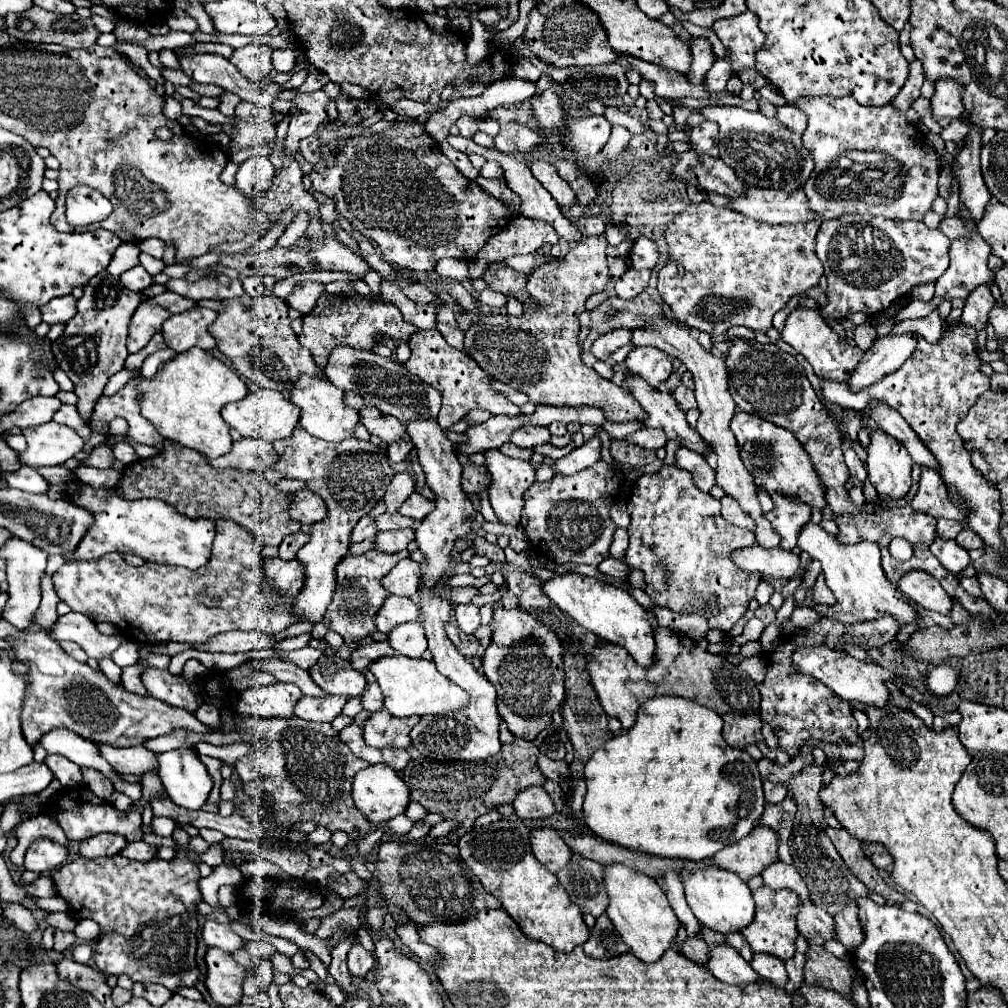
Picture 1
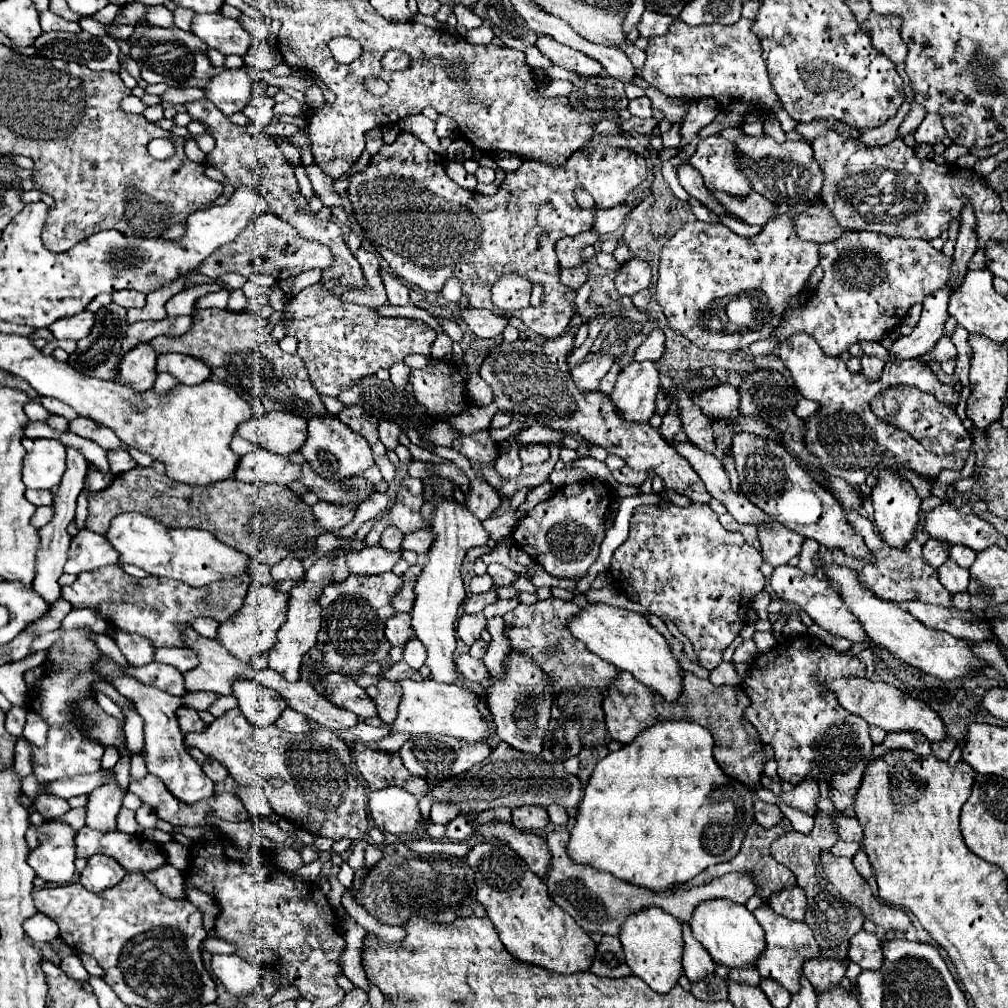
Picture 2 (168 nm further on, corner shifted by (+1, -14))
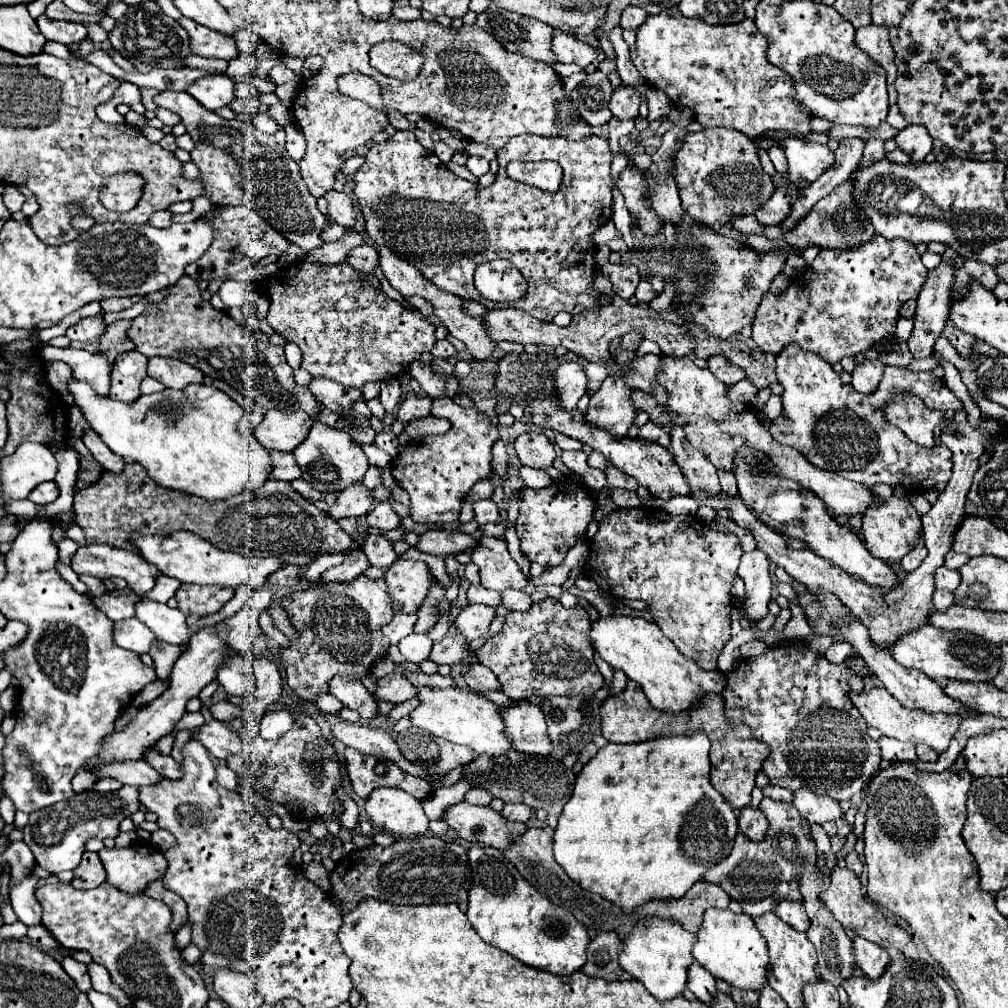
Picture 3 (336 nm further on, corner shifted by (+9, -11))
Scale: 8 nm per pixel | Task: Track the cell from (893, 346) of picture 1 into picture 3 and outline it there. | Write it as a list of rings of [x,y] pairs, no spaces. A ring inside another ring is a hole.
[[[944,260],[940,262],[938,268],[928,272],[928,278],[918,294],[918,306],[916,306],[916,314],[914,314],[914,328],[912,334],[908,338],[908,348],[914,356],[918,358],[926,358],[932,354],[932,346],[936,342],[936,338],[942,334],[946,320],[948,320],[948,312],[952,308],[952,286],[954,286],[954,268],[956,264],[946,264]]]

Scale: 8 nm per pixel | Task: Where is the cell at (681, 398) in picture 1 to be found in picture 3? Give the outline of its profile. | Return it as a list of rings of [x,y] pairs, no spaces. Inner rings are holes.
[[[648,420],[648,422],[640,428],[638,436],[642,436],[644,440],[650,440],[650,442],[656,442],[656,444],[660,444],[660,446],[664,446],[664,448],[670,448],[670,434],[666,432],[666,428],[654,424],[652,420]]]

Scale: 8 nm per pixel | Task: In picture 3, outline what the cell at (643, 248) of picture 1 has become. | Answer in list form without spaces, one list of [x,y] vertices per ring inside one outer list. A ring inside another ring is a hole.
[[[606,262],[602,268],[600,268],[612,282],[614,286],[614,292],[628,300],[634,296],[636,292],[636,286],[640,282],[640,274],[638,274],[638,268],[634,264],[628,264],[628,262],[622,262],[622,264],[612,264],[612,262]]]

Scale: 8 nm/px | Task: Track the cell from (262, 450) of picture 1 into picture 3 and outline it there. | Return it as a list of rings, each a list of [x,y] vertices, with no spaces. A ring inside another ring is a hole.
[[[272,450],[270,458],[272,458],[272,470],[270,470],[270,478],[272,480],[292,482],[292,480],[296,480],[296,478],[302,476],[302,470],[296,464],[296,460],[294,460],[292,454],[282,454],[282,452]]]

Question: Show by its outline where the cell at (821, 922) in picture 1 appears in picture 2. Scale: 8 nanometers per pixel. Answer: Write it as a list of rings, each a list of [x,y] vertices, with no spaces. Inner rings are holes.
[[[818,957],[818,959],[804,963],[804,977],[812,983],[812,987],[818,995],[826,993],[834,985],[838,985],[844,975],[846,975],[846,969],[836,959]]]

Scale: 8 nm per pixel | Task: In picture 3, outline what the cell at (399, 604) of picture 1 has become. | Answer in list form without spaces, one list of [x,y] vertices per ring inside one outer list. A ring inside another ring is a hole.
[[[394,614],[392,622],[382,626],[382,634],[392,644],[398,644],[404,636],[408,636],[412,632],[414,624],[416,624],[416,614]]]

